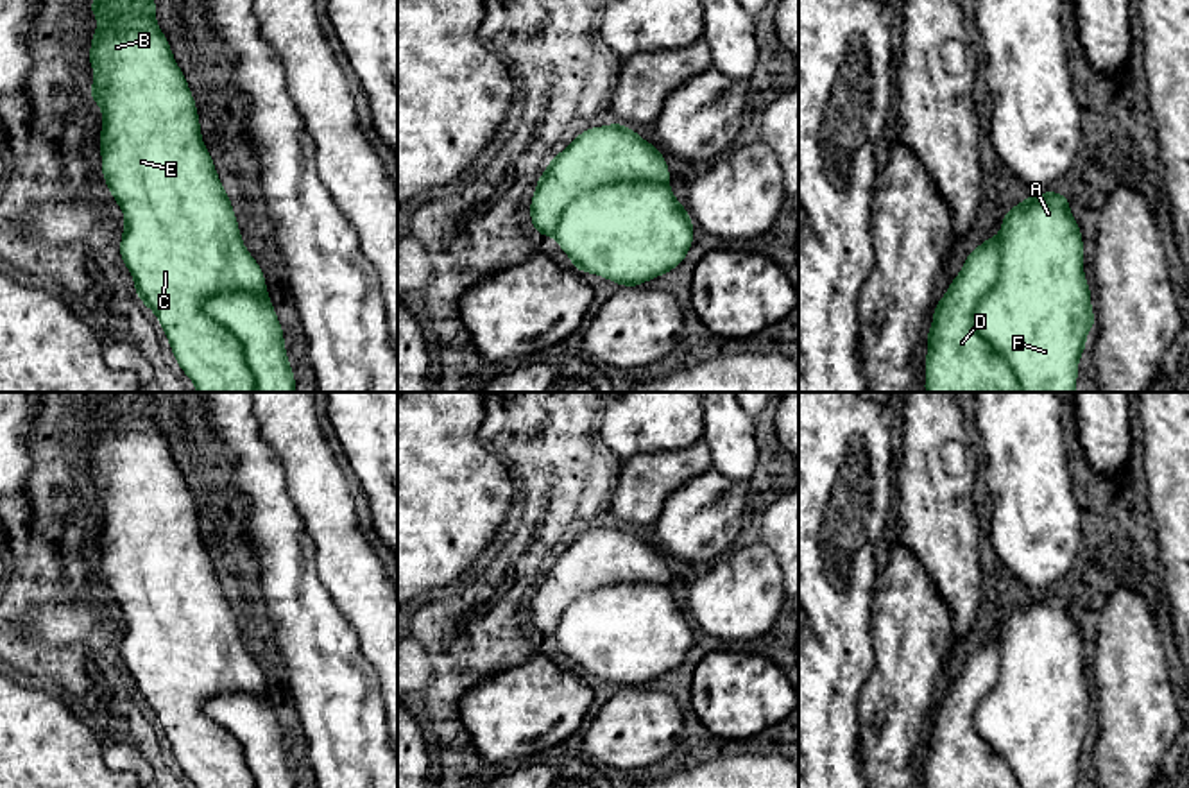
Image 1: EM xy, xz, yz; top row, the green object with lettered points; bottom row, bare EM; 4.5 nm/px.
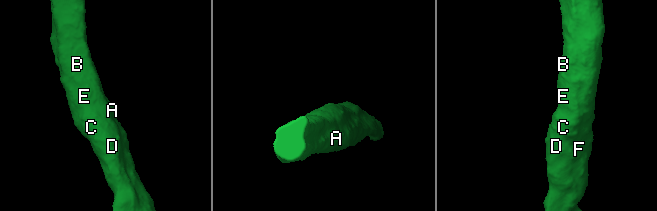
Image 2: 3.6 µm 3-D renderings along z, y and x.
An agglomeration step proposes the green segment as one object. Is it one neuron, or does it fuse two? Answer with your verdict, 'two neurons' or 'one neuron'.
two neurons

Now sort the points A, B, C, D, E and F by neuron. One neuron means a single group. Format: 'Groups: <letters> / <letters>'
Groups: A F / B C D E

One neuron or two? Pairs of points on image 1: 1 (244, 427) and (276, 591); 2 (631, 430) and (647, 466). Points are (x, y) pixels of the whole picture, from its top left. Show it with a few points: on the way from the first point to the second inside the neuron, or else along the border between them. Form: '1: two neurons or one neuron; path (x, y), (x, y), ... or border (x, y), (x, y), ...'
1: one neuron; path (256, 468), (267, 496), (276, 550)
2: two neurons; border (683, 446), (672, 452), (641, 452), (624, 462)

